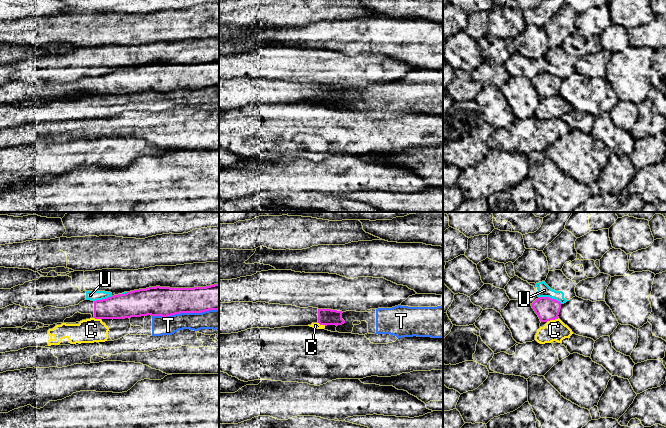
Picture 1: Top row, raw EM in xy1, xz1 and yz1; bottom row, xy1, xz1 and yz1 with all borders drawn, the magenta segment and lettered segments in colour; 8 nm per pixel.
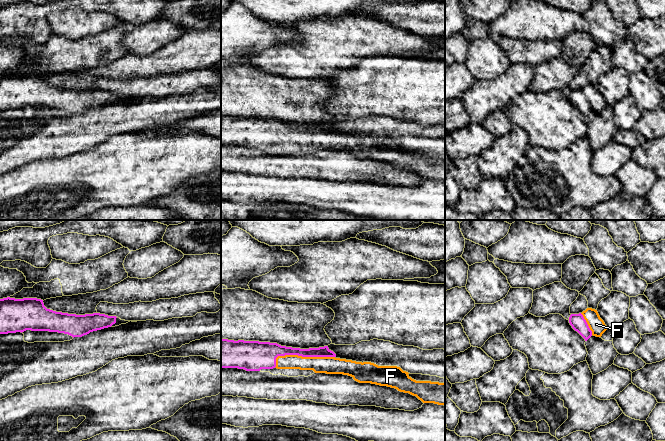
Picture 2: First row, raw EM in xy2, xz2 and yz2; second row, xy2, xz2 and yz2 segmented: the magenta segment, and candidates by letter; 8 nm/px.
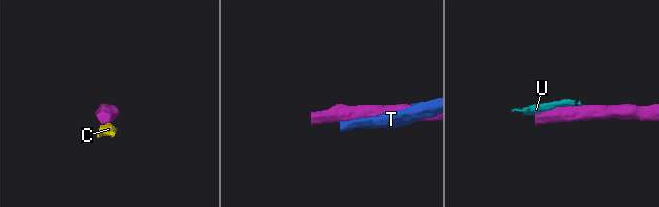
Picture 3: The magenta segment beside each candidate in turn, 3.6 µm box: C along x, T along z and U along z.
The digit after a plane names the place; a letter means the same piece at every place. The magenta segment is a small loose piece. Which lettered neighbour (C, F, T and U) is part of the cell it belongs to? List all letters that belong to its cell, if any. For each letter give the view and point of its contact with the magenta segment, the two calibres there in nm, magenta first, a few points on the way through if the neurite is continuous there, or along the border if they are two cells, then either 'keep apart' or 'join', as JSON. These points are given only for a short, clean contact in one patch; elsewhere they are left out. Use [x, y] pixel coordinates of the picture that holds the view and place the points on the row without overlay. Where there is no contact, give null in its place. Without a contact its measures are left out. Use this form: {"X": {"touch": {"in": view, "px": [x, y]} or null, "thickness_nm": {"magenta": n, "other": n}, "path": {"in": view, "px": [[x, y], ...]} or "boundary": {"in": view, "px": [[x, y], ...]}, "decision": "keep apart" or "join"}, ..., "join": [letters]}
{"C": {"touch": {"in": "yz1", "px": [552, 95]}, "thickness_nm": {"magenta": 180, "other": 180}, "boundary": {"in": "yz1", "px": [[558, 93], [546, 97]]}, "decision": "keep apart"}, "F": {"touch": {"in": "xz2", "px": [300, 131]}, "thickness_nm": {"magenta": 150, "other": 140}, "decision": "join"}, "T": {"touch": {"in": "xy1", "px": [185, 88]}, "thickness_nm": {"magenta": 240, "other": 160}, "decision": "keep apart"}, "U": {"touch": {"in": "yz1", "px": [550, 74]}, "thickness_nm": {"magenta": 180, "other": 100}, "decision": "keep apart"}, "join": ["F"]}

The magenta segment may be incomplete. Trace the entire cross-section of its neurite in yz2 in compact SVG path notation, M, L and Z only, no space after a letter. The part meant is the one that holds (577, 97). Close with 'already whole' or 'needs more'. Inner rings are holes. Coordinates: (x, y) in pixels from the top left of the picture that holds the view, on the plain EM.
M587 84L579 90L571 90L569 99L587 117L592 111L601 113L608 105L597 86Z; needs more

